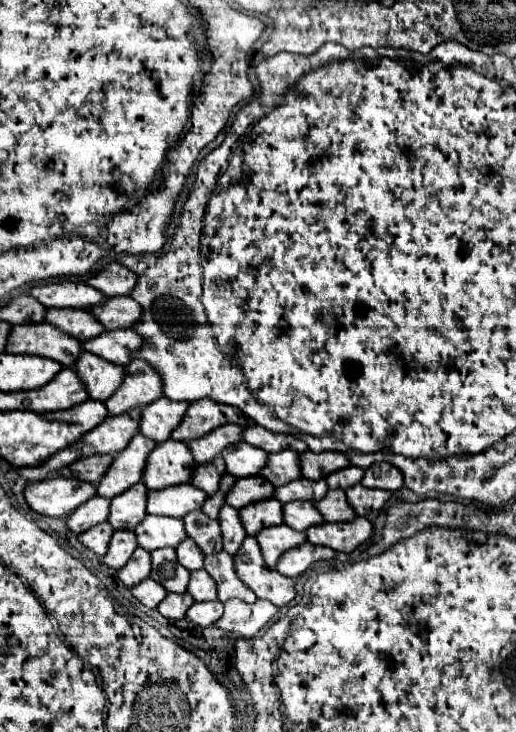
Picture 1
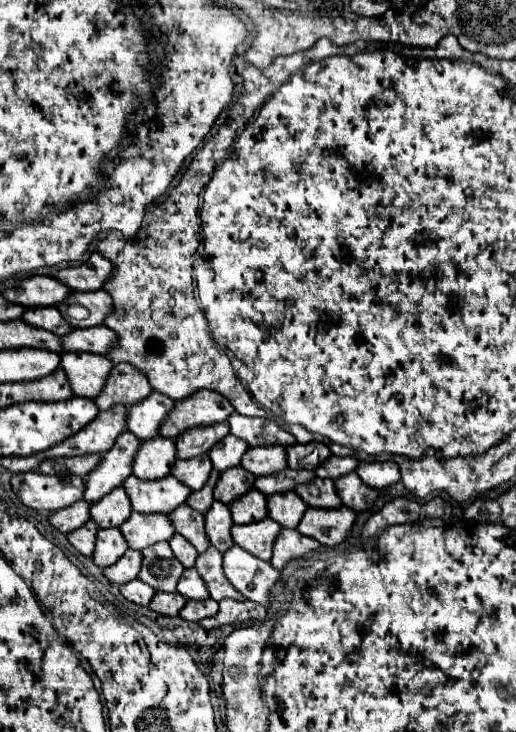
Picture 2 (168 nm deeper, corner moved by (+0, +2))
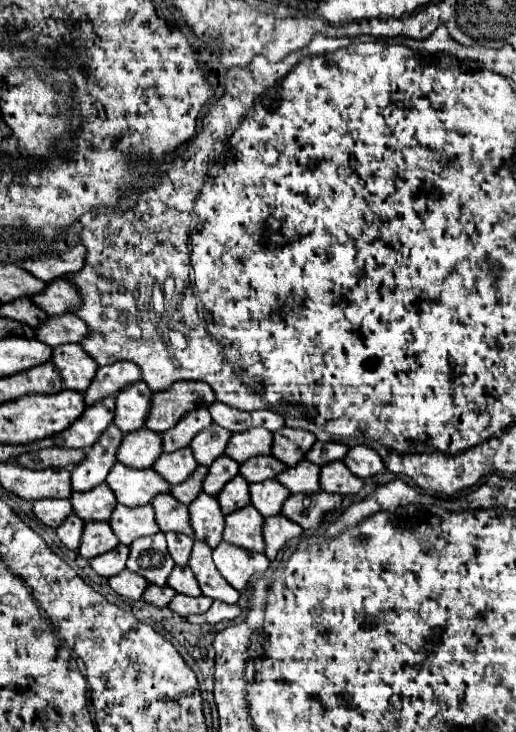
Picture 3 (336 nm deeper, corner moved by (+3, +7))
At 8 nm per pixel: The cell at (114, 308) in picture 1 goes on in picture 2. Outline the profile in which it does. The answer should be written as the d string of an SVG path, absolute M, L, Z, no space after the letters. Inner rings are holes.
M99 289L99 291L71 291L67 295L67 299L63 299L59 305L55 305L63 319L71 325L71 327L93 327L93 325L101 325L103 319L107 317L107 313L111 313L111 297ZM69 305L83 305L89 311L89 317L85 319L73 319L67 315L67 307Z

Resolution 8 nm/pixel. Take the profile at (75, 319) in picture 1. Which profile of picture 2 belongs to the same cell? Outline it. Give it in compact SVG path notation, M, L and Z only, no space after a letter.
M35 307L35 309L25 309L25 313L21 315L23 321L27 321L29 325L37 325L39 329L47 329L59 337L67 335L69 331L73 331L71 325L67 325L67 321L63 321L61 313L57 307Z

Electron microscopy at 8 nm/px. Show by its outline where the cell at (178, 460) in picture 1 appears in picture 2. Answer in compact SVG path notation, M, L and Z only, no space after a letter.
M155 435L139 445L139 453L133 459L133 475L139 479L159 479L167 477L171 465L175 463L175 443Z

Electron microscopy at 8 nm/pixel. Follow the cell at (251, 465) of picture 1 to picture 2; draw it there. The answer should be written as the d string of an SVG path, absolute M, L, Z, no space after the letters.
M225 435L211 451L209 451L209 459L213 463L213 467L217 471L223 469L231 469L231 467L239 467L239 461L243 457L243 453L249 447L245 445L243 439L235 437L235 435Z

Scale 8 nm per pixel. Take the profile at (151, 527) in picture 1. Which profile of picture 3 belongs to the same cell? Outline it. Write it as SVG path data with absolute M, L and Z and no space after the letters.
M116 506L110 516L110 526L118 540L126 546L130 546L136 538L154 536L160 532L156 520L154 520L154 508L140 506L140 508L128 508L128 506Z

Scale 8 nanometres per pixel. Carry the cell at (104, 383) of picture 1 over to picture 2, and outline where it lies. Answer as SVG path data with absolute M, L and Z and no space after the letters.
M63 353L61 367L71 383L73 393L77 397L93 399L99 395L109 377L111 361L107 361L105 355L95 353Z

